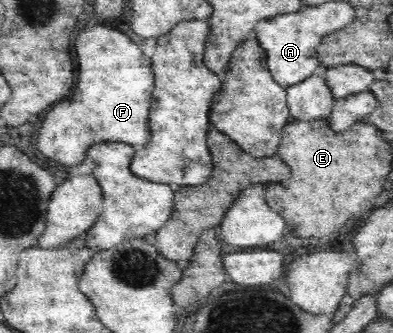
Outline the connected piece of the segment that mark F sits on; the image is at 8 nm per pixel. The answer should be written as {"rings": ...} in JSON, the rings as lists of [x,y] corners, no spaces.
{"rings":[[[93,26],[83,30],[75,38],[75,50],[79,60],[79,82],[73,94],[67,96],[69,104],[55,104],[51,112],[45,116],[43,126],[39,130],[39,150],[47,159],[61,162],[65,166],[77,166],[84,163],[91,144],[125,142],[133,148],[141,148],[149,144],[149,104],[153,92],[153,68],[151,58],[141,52],[141,48],[123,32],[109,26]]]}

